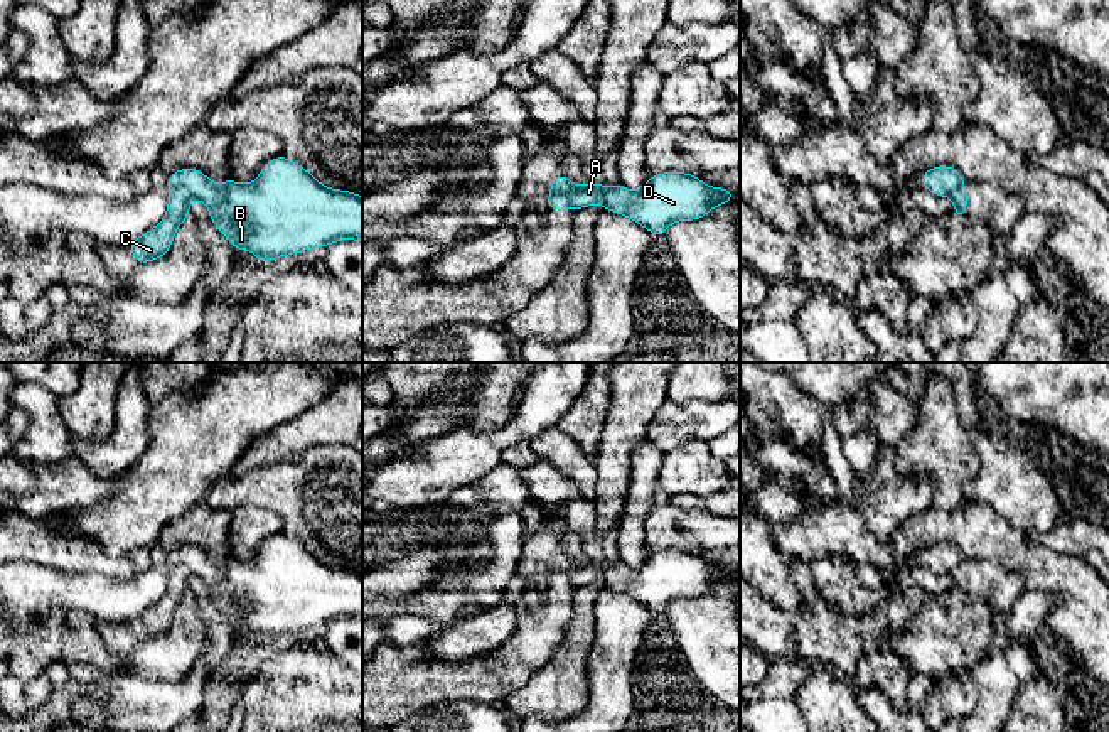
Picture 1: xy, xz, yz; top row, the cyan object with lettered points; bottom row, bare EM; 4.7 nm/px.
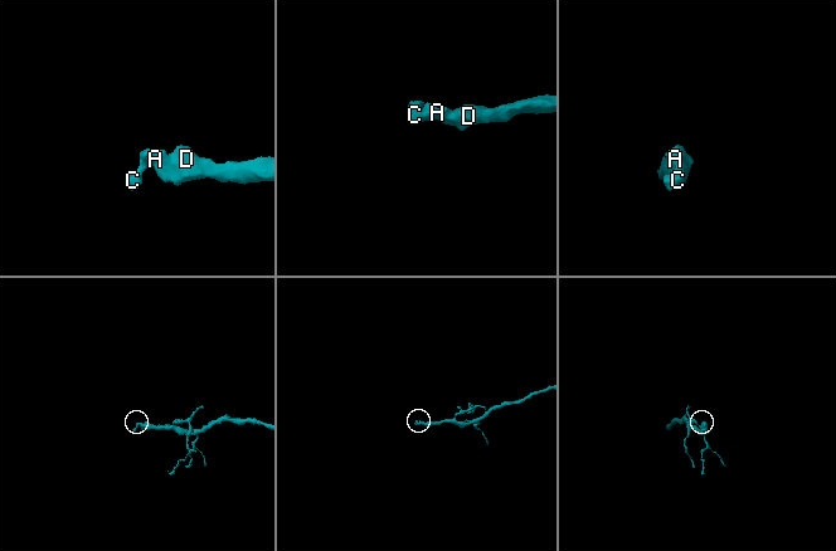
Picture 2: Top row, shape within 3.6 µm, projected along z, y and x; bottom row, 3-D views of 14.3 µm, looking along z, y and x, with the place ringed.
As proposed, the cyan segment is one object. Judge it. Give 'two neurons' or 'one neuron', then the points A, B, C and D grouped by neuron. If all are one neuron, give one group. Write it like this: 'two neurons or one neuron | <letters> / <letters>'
two neurons | A B D / C

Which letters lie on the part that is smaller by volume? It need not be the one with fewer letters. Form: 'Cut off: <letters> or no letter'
Cut off: C

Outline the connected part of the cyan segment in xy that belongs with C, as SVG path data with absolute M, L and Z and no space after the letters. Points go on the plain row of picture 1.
M185 565L169 567L165 595L145 612L135 616L126 624L138 643L162 636L172 626L175 607L189 597L192 572Z

